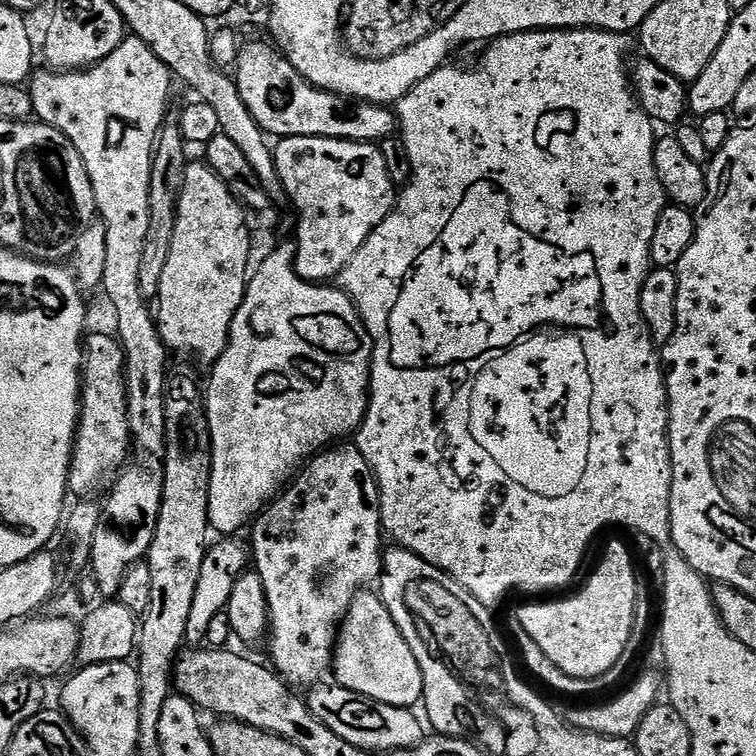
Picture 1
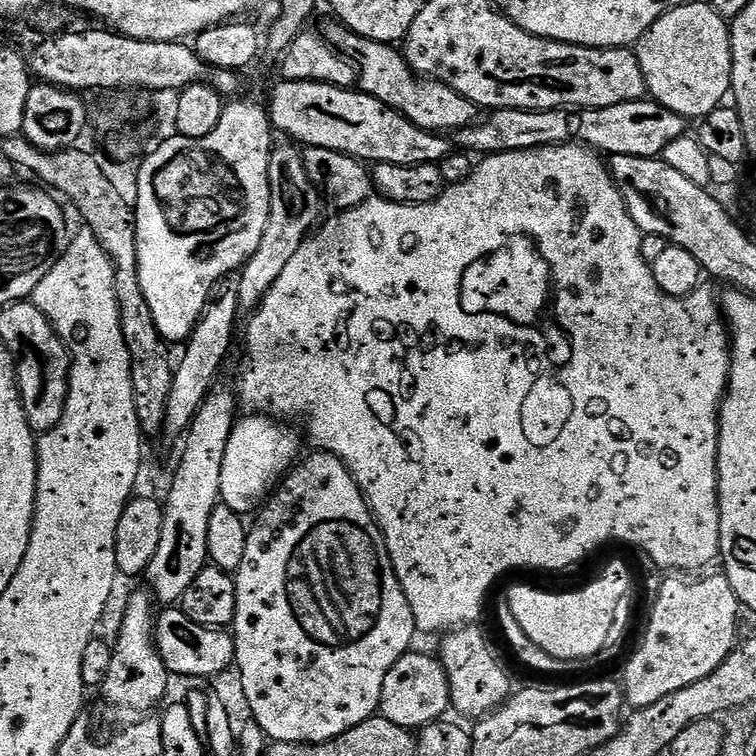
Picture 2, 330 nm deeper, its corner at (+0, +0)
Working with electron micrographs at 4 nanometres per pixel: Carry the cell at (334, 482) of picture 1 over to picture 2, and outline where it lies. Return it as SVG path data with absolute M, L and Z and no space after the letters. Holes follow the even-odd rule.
M319 450L313 453L313 456L306 457L304 461L301 459L281 479L263 507L255 513L256 521L251 521L248 529L246 554L242 558L242 566L234 574L236 581L236 618L234 621L236 658L234 664L241 670L251 719L264 731L269 741L278 744L325 744L326 741L346 734L346 730L377 715L386 674L392 669L394 662L398 662L398 658L402 658L404 653L413 647L412 639L418 636L416 619L410 610L410 602L406 602L406 594L392 569L384 535L376 524L376 518L368 507L368 501L364 499L358 482L350 474L348 467L334 453Z

